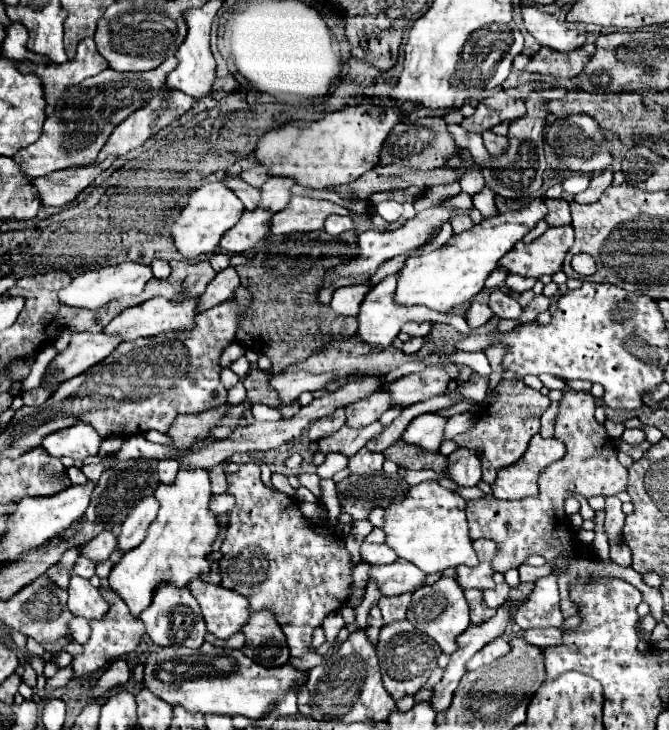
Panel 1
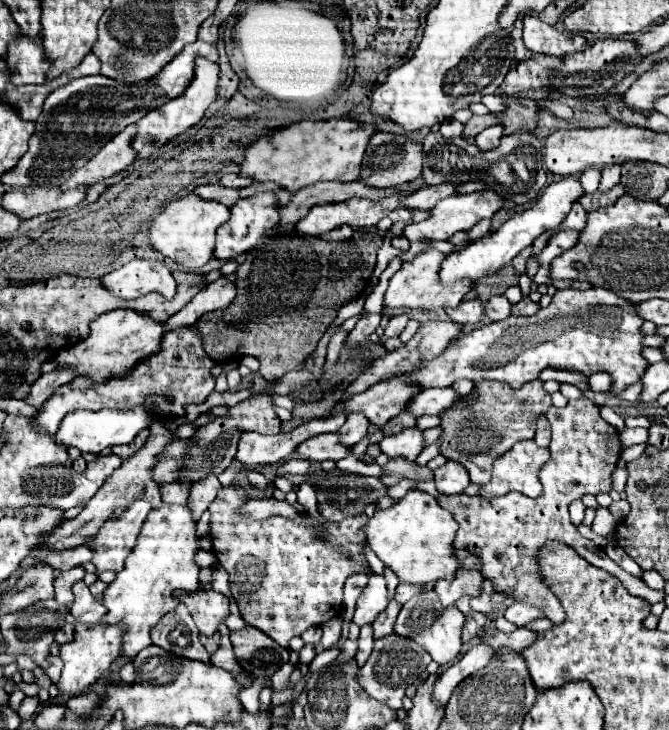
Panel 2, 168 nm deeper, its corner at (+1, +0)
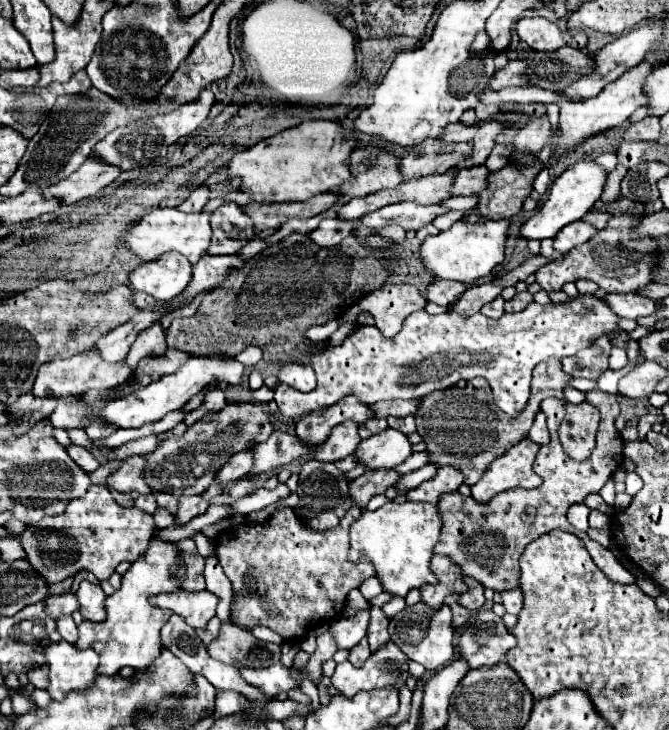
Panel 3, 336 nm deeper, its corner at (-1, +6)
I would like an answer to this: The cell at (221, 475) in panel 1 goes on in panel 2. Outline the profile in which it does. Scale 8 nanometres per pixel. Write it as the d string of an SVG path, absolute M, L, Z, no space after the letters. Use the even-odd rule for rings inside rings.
M209 474L205 480L199 480L191 486L191 494L189 494L189 508L193 510L193 520L199 522L201 514L209 508L209 504L217 498L221 484L217 480L215 474Z

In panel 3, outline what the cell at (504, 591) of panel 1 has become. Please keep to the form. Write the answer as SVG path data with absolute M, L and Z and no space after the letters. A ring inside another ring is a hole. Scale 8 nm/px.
M465 578L465 584L469 586L469 590L465 594L461 594L459 604L469 608L471 612L479 612L483 608L483 604L485 604L485 596L483 596L485 588L477 580L473 580L473 578Z

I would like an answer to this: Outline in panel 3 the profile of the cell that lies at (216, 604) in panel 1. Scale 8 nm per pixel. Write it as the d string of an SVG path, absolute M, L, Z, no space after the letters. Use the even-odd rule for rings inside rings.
M177 590L171 594L153 596L151 604L173 610L175 614L183 616L187 620L187 624L191 624L193 628L205 628L207 622L215 616L219 598L215 594L211 594L209 590L201 590L201 592Z

